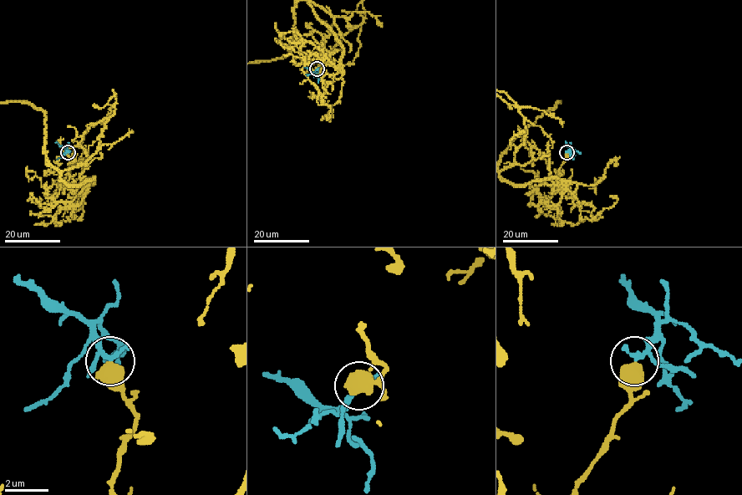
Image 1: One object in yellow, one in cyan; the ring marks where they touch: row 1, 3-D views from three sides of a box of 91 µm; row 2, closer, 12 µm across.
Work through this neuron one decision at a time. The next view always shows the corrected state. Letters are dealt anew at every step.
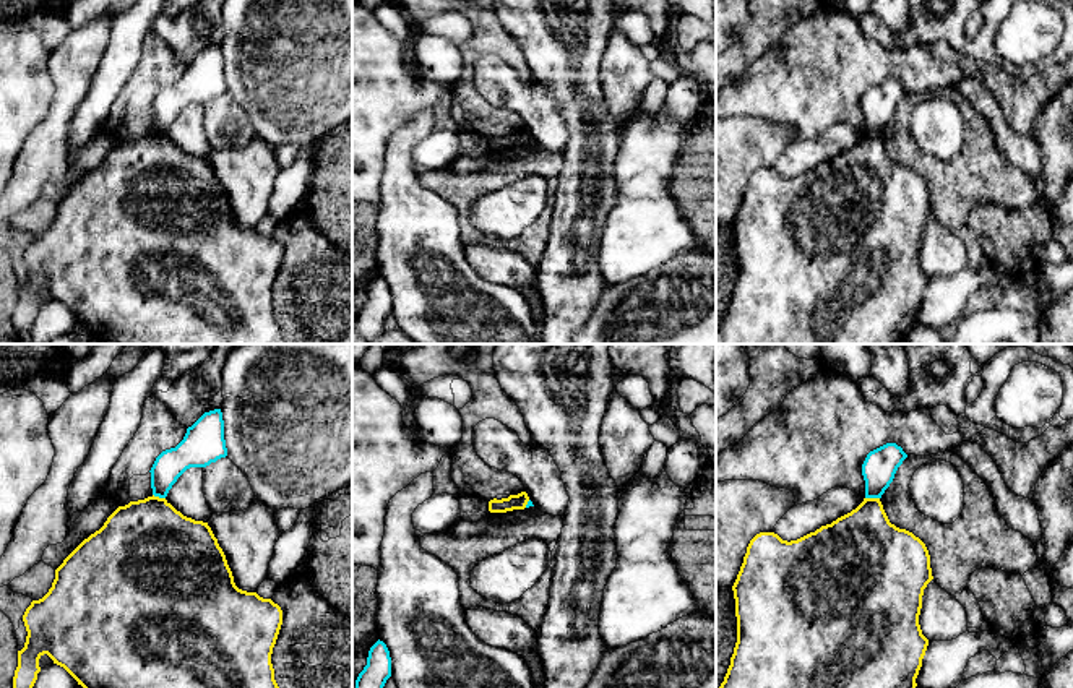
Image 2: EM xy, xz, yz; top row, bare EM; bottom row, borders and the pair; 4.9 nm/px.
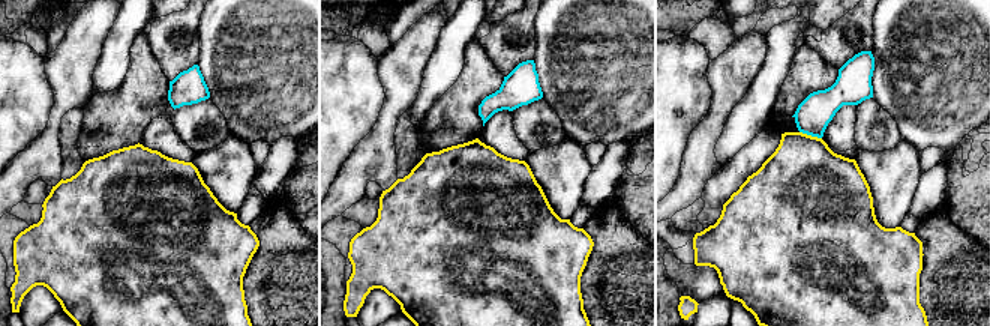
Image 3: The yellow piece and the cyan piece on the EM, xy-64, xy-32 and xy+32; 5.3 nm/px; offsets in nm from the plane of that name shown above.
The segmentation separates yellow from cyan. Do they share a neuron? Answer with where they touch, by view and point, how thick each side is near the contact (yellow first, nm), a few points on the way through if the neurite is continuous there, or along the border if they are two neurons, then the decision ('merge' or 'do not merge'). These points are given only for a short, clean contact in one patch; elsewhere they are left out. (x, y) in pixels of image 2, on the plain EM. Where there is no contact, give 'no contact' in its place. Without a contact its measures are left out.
meets yellow in yz at (872, 135); 380 nm thick on the yellow side, 170 nm on the other; border along yz (866, 133), (879, 135); do not merge

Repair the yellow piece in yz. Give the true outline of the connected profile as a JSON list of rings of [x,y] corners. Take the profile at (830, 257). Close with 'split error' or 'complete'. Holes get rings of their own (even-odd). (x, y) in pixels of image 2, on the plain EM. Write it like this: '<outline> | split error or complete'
[[[864,135],[851,149],[797,177],[782,177],[774,169],[756,170],[747,183],[732,222],[737,279],[724,318],[716,326],[716,344],[899,344],[917,323],[916,315],[929,282],[919,261],[919,252],[924,226],[932,216],[930,191],[925,180],[912,169],[891,161],[880,135]]] | complete

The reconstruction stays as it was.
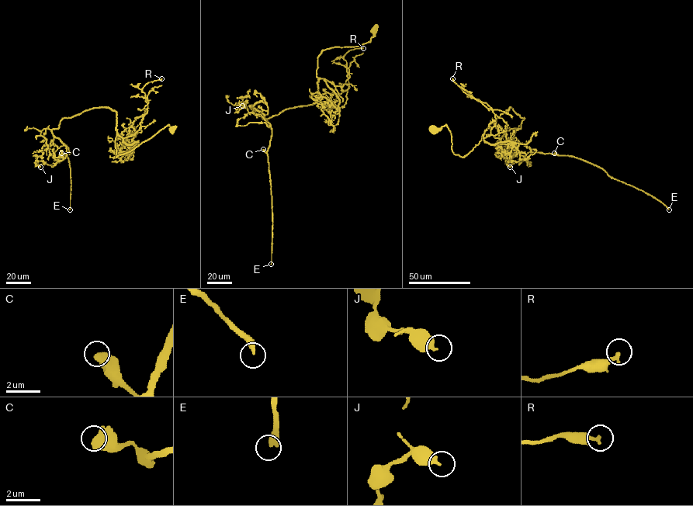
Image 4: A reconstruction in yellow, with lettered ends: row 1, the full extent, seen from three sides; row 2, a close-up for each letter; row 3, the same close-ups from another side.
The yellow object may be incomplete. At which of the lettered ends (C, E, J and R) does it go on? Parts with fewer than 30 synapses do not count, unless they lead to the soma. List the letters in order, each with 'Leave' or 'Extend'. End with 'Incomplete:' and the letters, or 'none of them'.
C: Leave
E: Extend
J: Leave
R: Leave
Incomplete: E

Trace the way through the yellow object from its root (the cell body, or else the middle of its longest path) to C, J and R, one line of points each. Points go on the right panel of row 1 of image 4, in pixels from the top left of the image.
C: (434, 129), (446, 125), (452, 151), (465, 157), (511, 107), (524, 118), (514, 136), (531, 151), (554, 153)
J: (434, 129), (446, 125), (452, 151), (465, 157), (511, 107), (524, 119), (507, 140), (514, 156), (510, 167)
R: (434, 129), (446, 125), (452, 151), (465, 157), (494, 125), (493, 109), (466, 94), (452, 78)

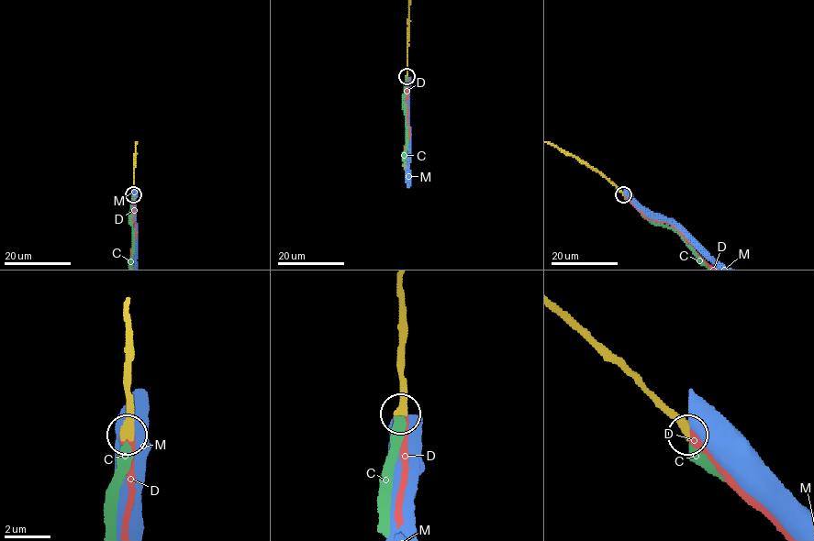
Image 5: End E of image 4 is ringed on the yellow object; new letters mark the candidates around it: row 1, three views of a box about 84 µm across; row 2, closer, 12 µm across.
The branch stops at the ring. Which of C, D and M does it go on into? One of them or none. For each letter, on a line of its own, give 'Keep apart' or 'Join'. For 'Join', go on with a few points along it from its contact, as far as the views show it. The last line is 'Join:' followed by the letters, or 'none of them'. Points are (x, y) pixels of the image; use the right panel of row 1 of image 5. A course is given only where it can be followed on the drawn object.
C: Keep apart
D: Join
M: Keep apart
Join: D

